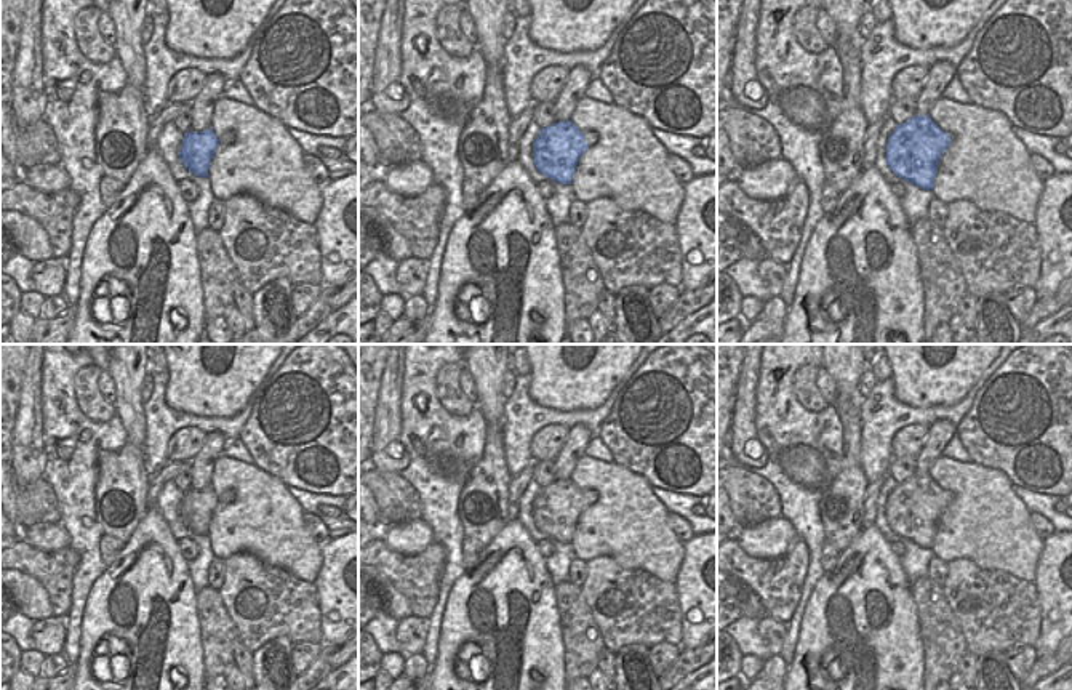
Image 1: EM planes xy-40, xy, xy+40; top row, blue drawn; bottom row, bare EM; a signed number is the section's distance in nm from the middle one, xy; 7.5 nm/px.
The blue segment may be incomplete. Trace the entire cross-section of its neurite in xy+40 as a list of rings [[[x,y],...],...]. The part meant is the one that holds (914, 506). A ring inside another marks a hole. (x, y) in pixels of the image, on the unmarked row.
[[[915,474],[896,483],[886,501],[886,524],[914,544],[931,549],[941,514],[950,503],[930,474]]]

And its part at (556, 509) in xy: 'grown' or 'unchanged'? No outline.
unchanged

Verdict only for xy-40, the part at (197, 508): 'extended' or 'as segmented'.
as segmented

